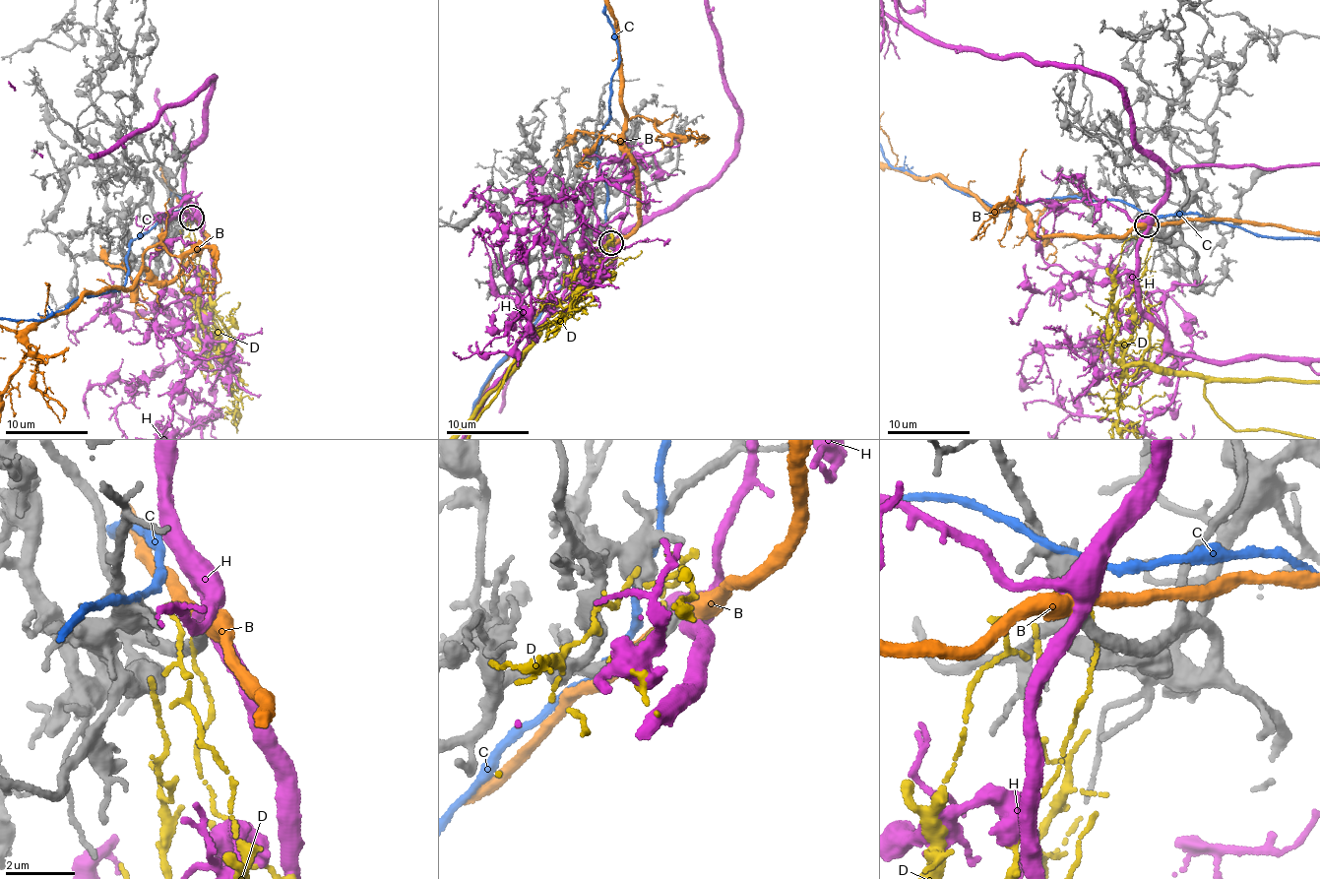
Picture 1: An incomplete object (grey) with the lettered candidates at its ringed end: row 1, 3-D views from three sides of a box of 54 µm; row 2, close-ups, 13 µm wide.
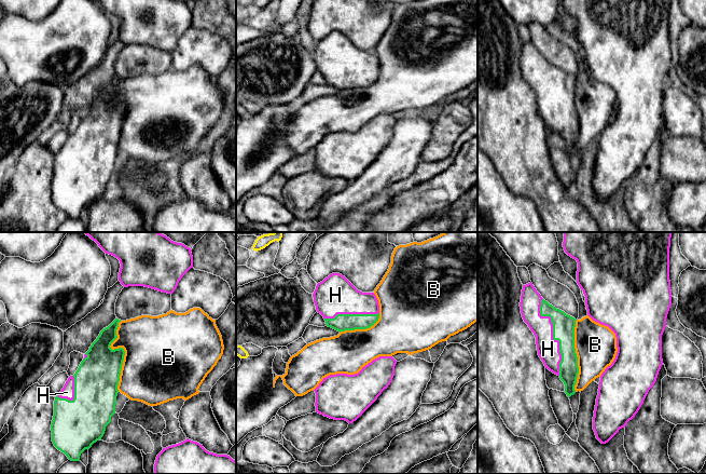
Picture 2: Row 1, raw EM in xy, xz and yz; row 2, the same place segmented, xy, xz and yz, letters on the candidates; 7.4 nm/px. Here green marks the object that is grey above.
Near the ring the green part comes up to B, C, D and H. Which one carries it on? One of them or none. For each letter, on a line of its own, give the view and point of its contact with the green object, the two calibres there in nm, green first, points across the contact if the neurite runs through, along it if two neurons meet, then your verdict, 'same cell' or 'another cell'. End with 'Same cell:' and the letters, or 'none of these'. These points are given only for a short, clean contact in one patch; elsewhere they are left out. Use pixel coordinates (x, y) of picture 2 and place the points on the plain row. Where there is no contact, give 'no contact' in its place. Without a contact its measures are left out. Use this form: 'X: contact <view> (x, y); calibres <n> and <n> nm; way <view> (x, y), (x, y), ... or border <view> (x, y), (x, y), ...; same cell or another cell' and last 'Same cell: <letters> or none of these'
B: contact xy (124, 109); calibres 300 and 500 nm; another cell
C: no contact; another cell
D: no contact; another cell
H: contact yz (553, 93); calibres 160 and 160 nm; same cell
Same cell: H

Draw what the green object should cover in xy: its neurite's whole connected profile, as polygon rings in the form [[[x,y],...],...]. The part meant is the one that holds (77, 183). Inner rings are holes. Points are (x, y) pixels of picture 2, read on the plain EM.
[[[115,77],[100,90],[84,112],[75,132],[68,136],[60,151],[55,155],[51,182],[52,200],[71,219],[80,219],[81,212],[101,198],[106,185],[115,172],[117,144],[125,109],[123,106],[112,108],[110,104],[117,96],[116,87],[120,80],[121,78]]]

